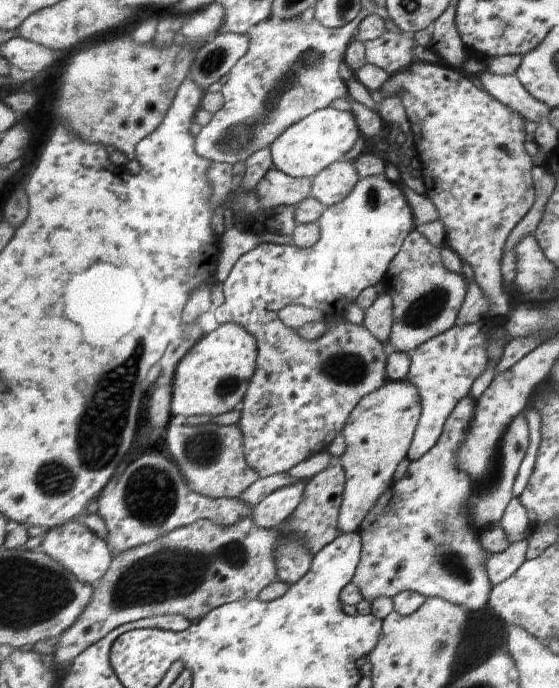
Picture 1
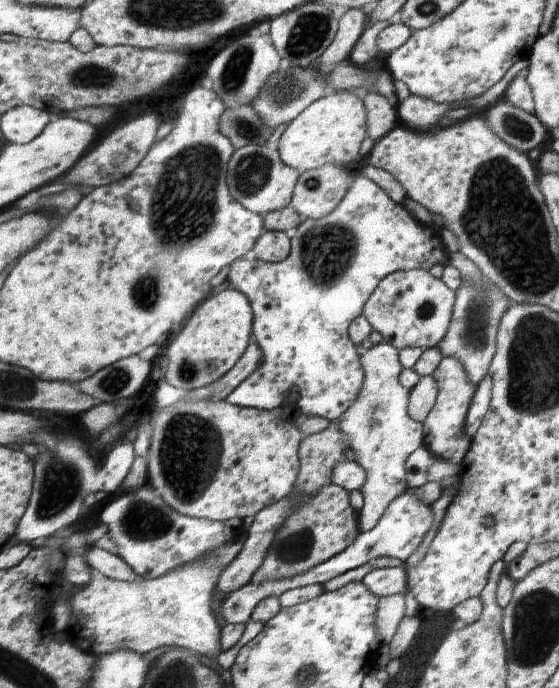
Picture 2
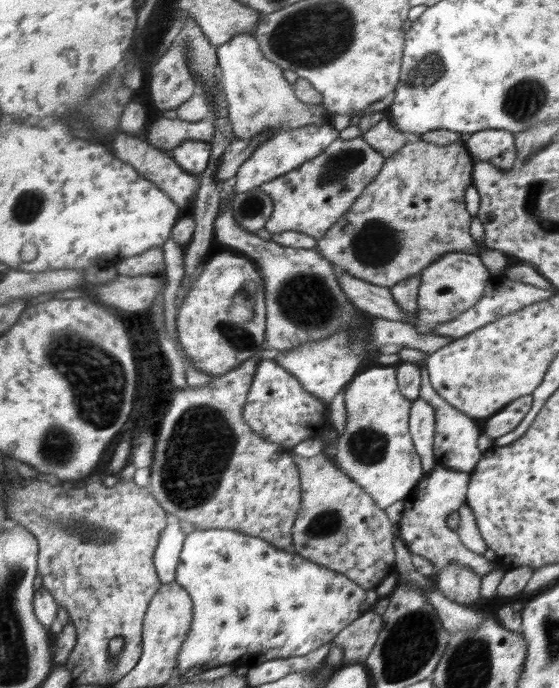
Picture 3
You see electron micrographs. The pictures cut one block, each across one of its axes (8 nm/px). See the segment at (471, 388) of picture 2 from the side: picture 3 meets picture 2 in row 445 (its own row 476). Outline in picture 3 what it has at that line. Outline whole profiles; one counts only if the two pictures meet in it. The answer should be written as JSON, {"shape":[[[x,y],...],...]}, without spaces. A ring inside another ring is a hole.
{"shape":[[[436,464],[431,471],[425,473],[424,476],[420,478],[420,480],[412,487],[409,494],[403,498],[404,510],[402,520],[400,520],[399,524],[396,526],[396,531],[410,553],[423,556],[426,560],[430,560],[430,562],[434,564],[434,574],[440,572],[440,570],[444,570],[444,568],[448,568],[450,564],[460,564],[460,566],[466,566],[468,570],[472,570],[474,574],[484,576],[490,569],[500,567],[500,564],[505,565],[504,562],[500,560],[493,560],[490,562],[489,560],[486,560],[483,555],[468,550],[459,539],[458,533],[455,530],[448,528],[447,518],[450,516],[450,513],[457,511],[458,508],[465,503],[465,494],[467,492],[469,480],[470,473],[456,471],[444,465]]]}

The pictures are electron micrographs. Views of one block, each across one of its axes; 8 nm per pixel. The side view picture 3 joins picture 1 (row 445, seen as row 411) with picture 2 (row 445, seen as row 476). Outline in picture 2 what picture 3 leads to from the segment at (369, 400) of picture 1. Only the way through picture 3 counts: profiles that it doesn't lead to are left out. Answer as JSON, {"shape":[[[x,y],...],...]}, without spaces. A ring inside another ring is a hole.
{"shape":[[[380,341],[368,349],[366,354],[359,358],[359,361],[362,370],[365,372],[361,393],[354,404],[336,422],[349,440],[349,448],[356,453],[356,462],[366,473],[366,482],[362,487],[364,506],[358,511],[359,530],[361,532],[369,531],[373,526],[376,526],[386,507],[408,490],[405,462],[407,456],[422,445],[423,428],[421,422],[413,421],[408,416],[410,391],[406,390],[406,387],[403,387],[399,381],[403,369],[399,361],[399,350],[396,350],[391,344]]]}

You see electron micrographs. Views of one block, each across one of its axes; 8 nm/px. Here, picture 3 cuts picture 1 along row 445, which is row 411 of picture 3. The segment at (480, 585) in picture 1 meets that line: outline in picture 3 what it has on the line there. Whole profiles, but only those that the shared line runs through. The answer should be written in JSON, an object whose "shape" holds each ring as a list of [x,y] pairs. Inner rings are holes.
{"shape":[[[426,364],[419,365],[419,368],[421,371],[419,397],[428,401],[428,404],[434,407],[434,413],[436,413],[436,426],[434,426],[434,429],[436,429],[436,432],[434,432],[434,459],[436,459],[436,464],[444,465],[456,471],[471,473],[482,456],[482,452],[477,446],[478,435],[481,434],[481,431],[477,429],[472,417],[450,405],[432,388],[428,379]]]}

